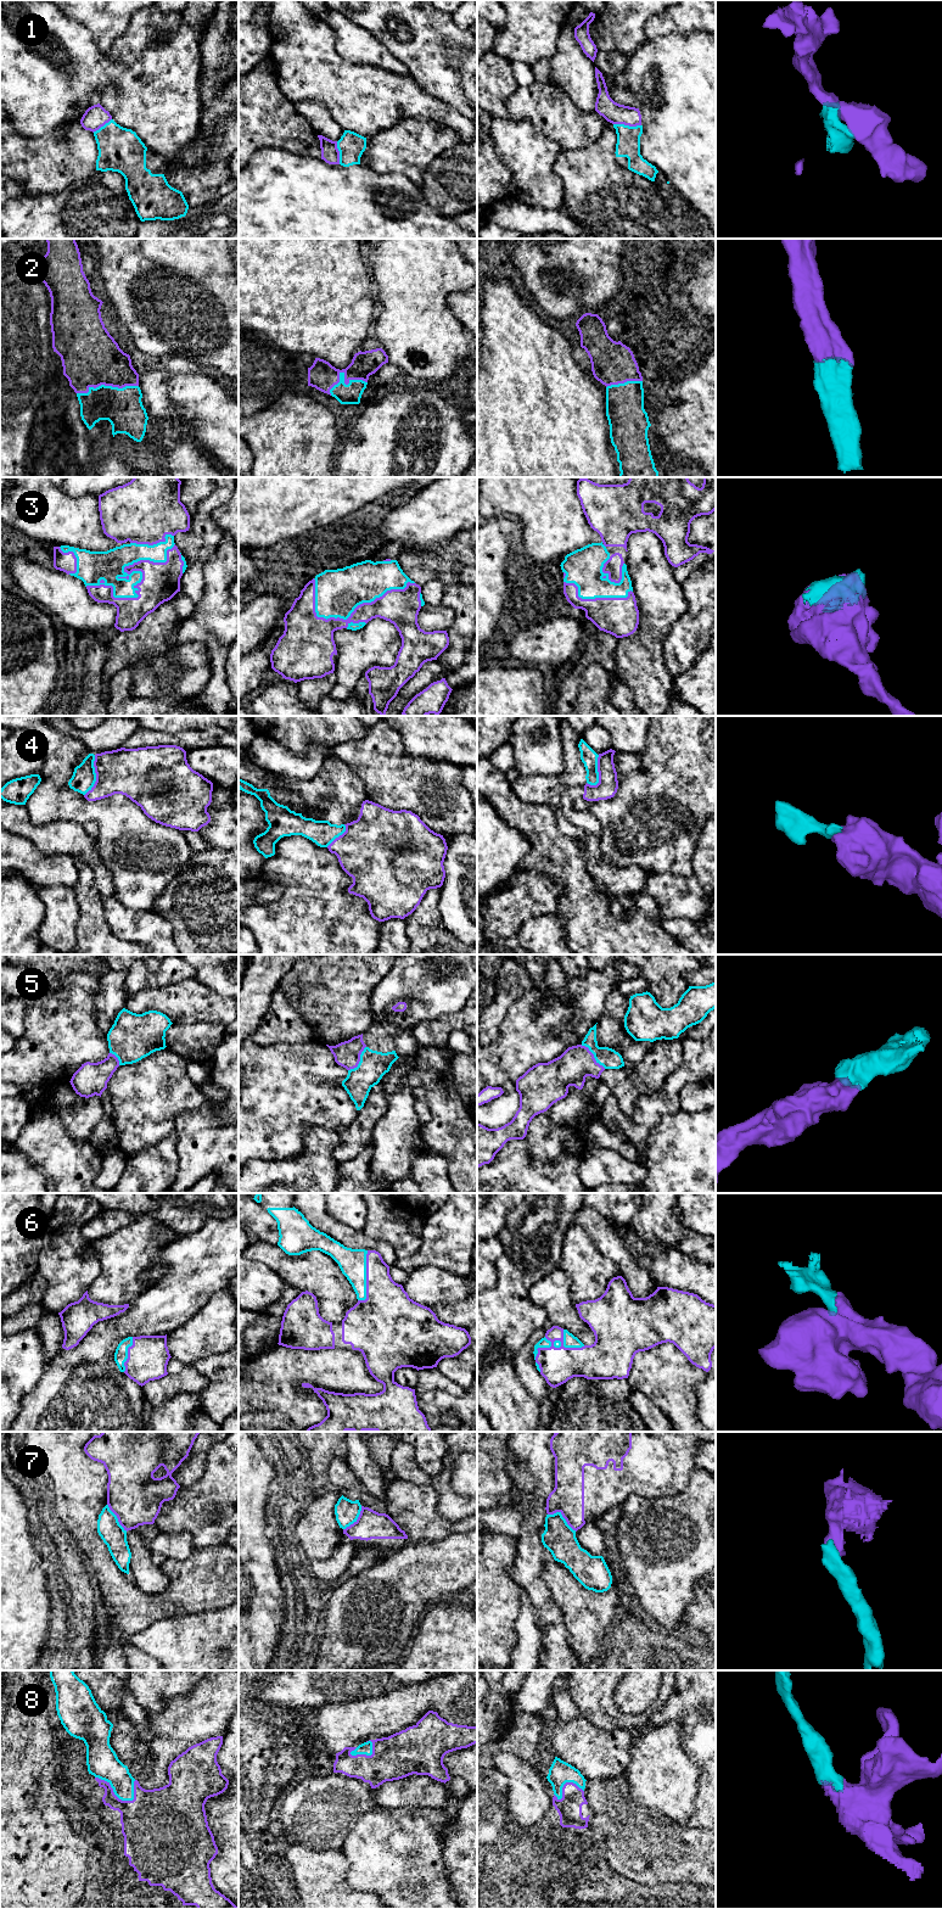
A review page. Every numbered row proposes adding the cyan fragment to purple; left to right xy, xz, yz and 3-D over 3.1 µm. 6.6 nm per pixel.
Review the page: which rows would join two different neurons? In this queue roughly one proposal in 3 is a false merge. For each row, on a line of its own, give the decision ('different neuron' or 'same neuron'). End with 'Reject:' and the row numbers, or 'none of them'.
1: same neuron
2: same neuron
3: same neuron
4: different neuron
5: same neuron
6: same neuron
7: different neuron
8: same neuron
Reject: 4, 7

